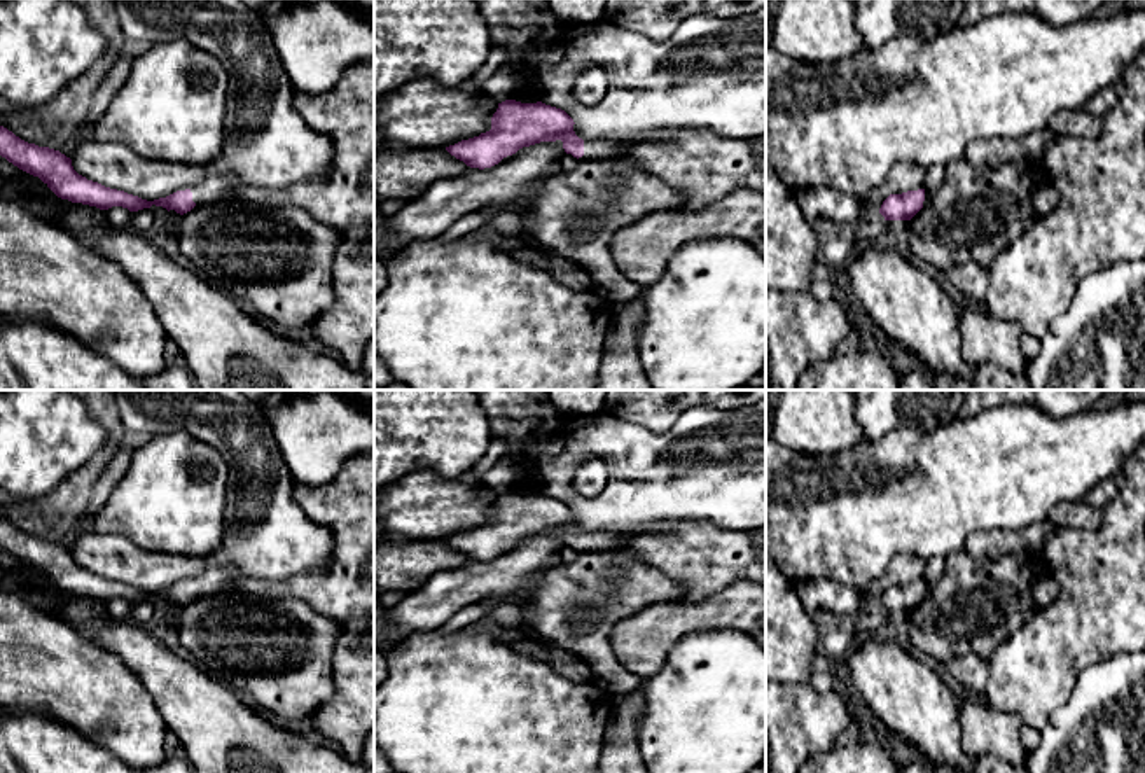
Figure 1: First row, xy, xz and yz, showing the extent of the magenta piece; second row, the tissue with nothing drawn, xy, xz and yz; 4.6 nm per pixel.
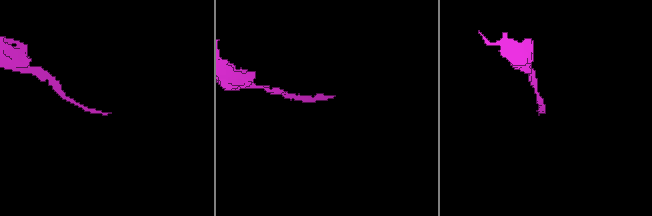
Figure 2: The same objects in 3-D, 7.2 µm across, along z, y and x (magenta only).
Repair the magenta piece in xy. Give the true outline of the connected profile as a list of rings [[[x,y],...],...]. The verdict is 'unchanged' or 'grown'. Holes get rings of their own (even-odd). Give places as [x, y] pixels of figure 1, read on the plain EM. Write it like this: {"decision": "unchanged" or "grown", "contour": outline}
{"decision": "grown", "contour": [[[374,453],[350,456],[337,474],[320,486],[295,483],[292,497],[295,504],[301,505],[308,519],[316,525],[323,525],[332,532],[336,544],[332,560],[327,567],[311,568],[283,582],[252,581],[241,577],[229,567],[213,567],[205,570],[201,575],[180,581],[166,589],[147,593],[124,582],[110,581],[98,574],[87,572],[73,561],[72,551],[59,542],[28,535],[3,518],[0,518],[0,547],[19,561],[38,568],[58,589],[96,598],[100,602],[122,598],[129,603],[138,603],[156,596],[166,600],[168,603],[175,602],[177,605],[184,607],[196,596],[217,593],[227,588],[238,588],[262,596],[297,596],[320,614],[339,623],[374,617]]]}

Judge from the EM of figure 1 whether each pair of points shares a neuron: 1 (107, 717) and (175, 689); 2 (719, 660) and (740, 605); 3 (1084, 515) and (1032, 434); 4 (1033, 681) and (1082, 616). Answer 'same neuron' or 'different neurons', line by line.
1: different neurons
2: different neurons
3: different neurons
4: same neuron

